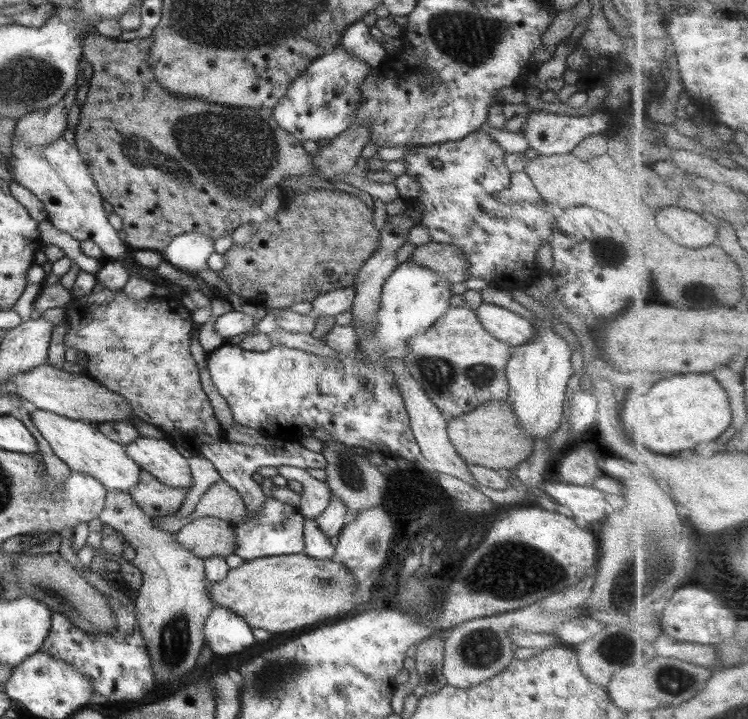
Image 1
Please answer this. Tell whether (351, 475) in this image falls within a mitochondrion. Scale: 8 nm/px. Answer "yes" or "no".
yes

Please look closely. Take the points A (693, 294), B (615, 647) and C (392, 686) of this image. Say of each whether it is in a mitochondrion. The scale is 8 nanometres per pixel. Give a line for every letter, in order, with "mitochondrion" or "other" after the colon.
A: mitochondrion
B: mitochondrion
C: other

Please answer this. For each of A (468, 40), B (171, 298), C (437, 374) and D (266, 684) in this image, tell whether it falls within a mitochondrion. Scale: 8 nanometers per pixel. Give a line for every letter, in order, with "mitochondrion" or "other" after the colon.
A: mitochondrion
B: other
C: mitochondrion
D: mitochondrion

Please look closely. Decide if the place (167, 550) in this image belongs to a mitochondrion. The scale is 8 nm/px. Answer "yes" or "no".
no

